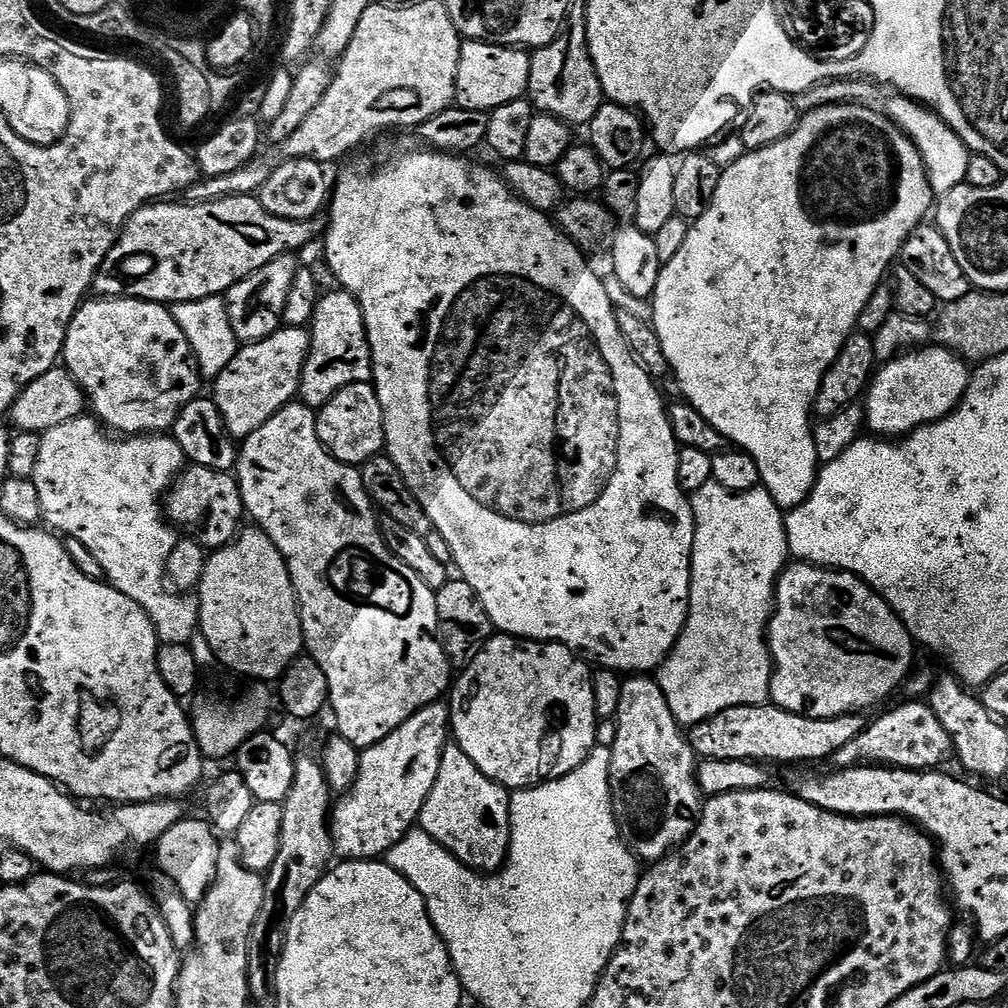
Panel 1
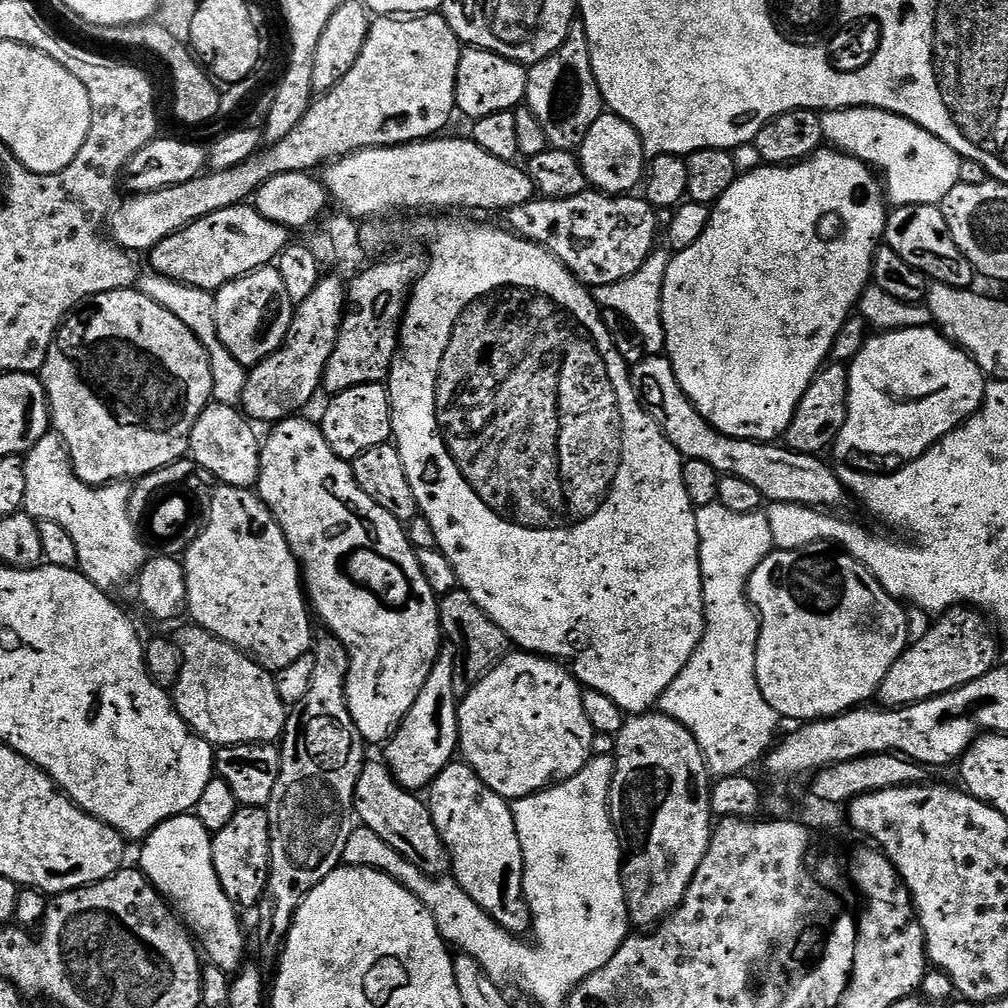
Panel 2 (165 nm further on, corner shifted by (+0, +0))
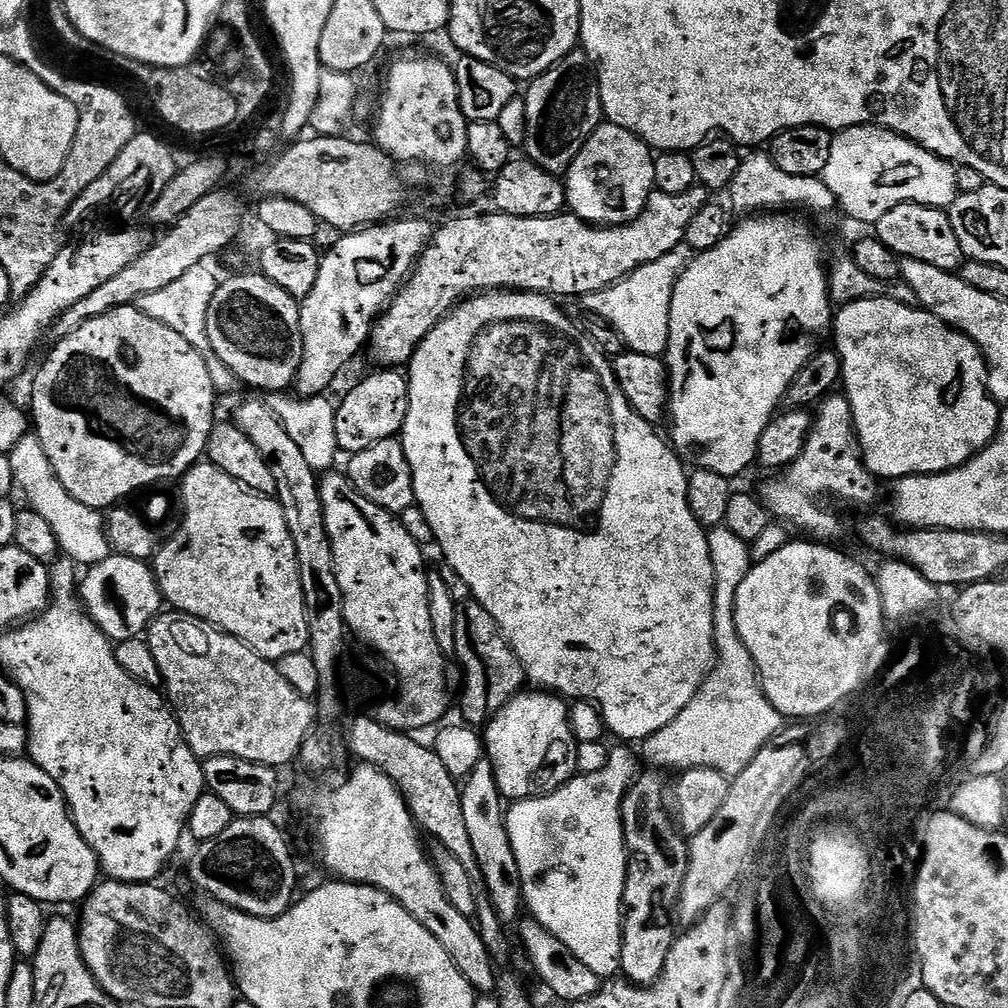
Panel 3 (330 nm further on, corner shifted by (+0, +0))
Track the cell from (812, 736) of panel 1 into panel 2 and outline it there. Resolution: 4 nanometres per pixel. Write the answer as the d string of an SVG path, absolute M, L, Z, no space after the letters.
M971 607L951 608L921 640L913 639L882 678L878 700L885 709L905 708L966 686L997 667L996 636L985 613Z

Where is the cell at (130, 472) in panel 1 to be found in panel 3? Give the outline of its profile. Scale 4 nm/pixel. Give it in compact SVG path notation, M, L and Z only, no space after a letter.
M34 434L23 436L7 453L12 471L12 483L17 489L24 491L27 507L32 508L54 529L60 543L60 551L73 560L71 563L91 566L102 562L110 555L106 520L97 509L78 502L62 486L54 466L50 466L50 458L46 458L46 450L42 450L42 442Z

